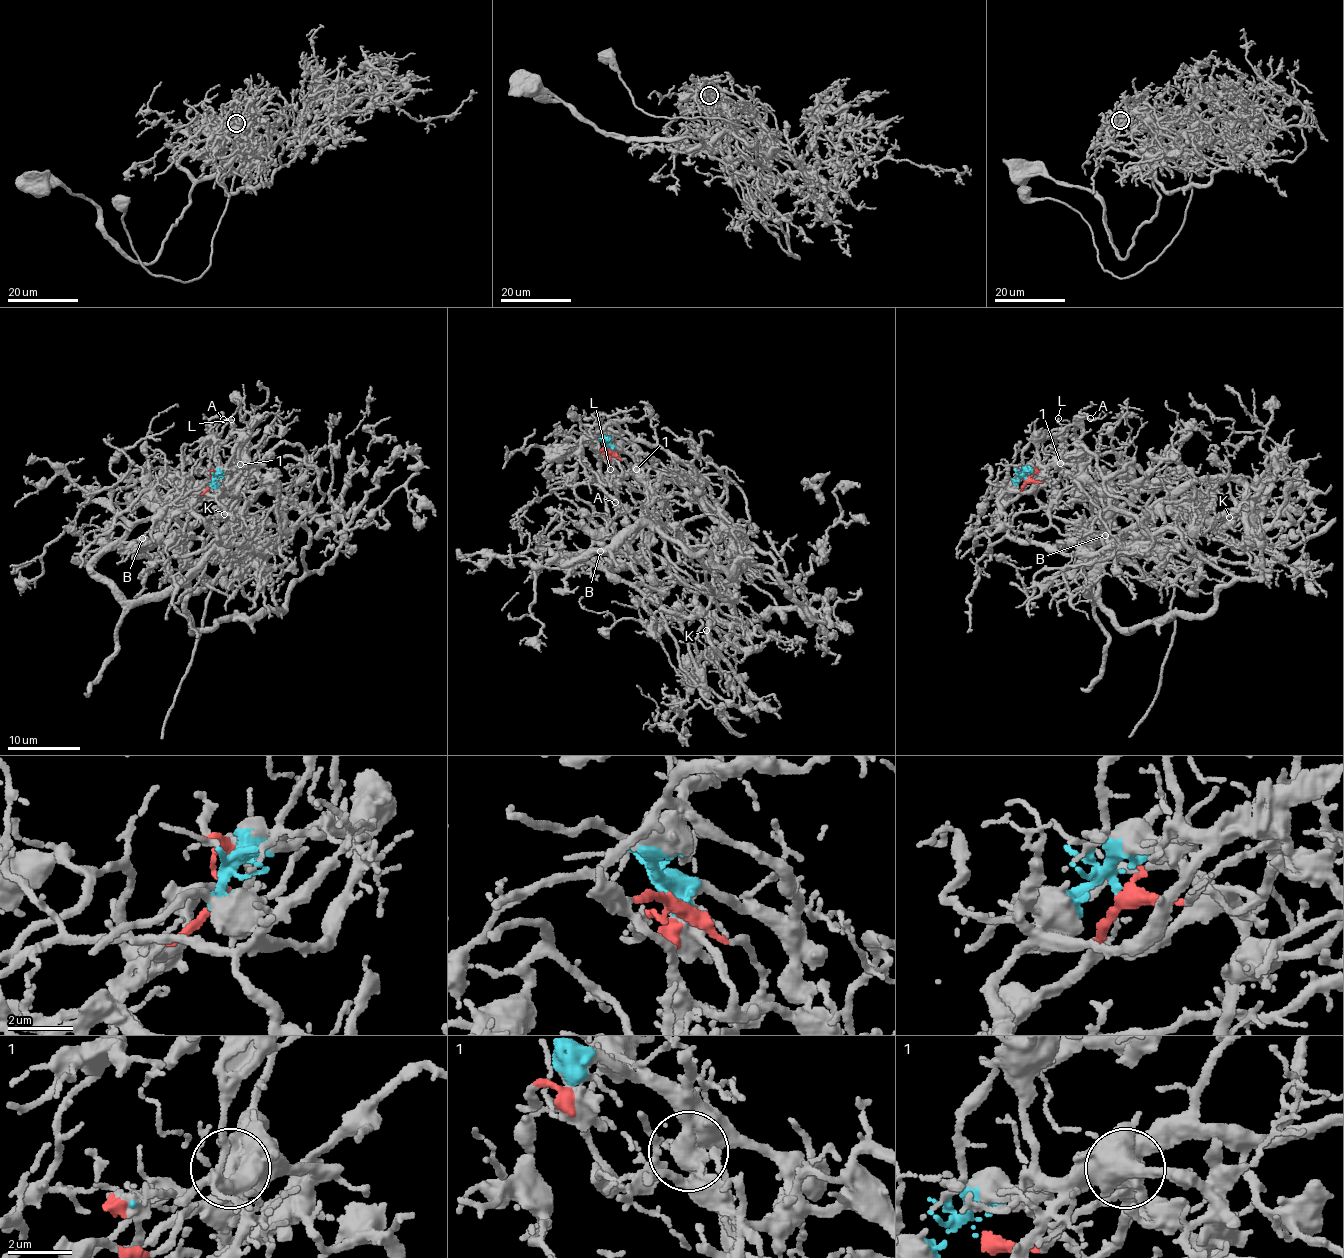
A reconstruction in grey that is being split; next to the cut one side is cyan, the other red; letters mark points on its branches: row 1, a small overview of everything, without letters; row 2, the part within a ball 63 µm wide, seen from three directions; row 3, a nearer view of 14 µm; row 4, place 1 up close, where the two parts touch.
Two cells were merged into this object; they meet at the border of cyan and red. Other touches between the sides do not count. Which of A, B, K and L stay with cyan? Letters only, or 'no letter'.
A, B, K, L

